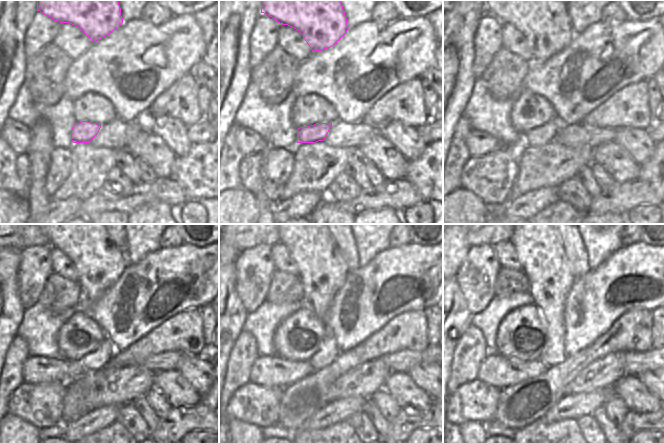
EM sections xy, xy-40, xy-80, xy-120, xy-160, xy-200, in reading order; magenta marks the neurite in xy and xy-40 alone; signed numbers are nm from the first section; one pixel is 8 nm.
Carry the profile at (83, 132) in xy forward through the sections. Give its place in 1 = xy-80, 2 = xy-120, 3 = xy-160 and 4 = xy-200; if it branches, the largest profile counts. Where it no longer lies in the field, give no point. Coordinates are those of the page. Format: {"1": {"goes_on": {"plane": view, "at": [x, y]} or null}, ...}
{"1": {"goes_on": {"plane": "xy-80", "at": [544, 134]}}, "2": {"goes_on": {"plane": "xy-120", "at": [97, 359]}}, "3": {"goes_on": {"plane": "xy-160", "at": [328, 350]}}, "4": {"goes_on": {"plane": "xy-200", "at": [539, 249]}}}

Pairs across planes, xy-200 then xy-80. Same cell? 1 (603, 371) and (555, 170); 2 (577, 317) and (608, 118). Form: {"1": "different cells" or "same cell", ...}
{"1": "same cell", "2": "different cells"}

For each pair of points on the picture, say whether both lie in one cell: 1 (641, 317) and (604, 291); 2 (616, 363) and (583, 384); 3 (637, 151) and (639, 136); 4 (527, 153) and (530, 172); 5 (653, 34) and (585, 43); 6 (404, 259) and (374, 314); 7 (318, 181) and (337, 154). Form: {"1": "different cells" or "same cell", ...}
{"1": "different cells", "2": "same cell", "3": "same cell", "4": "same cell", "5": "same cell", "6": "same cell", "7": "same cell"}

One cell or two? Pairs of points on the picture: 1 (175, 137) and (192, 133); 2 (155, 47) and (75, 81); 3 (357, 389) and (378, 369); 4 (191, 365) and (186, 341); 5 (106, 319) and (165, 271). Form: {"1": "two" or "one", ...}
{"1": "two", "2": "one", "3": "one", "4": "two", "5": "one"}

